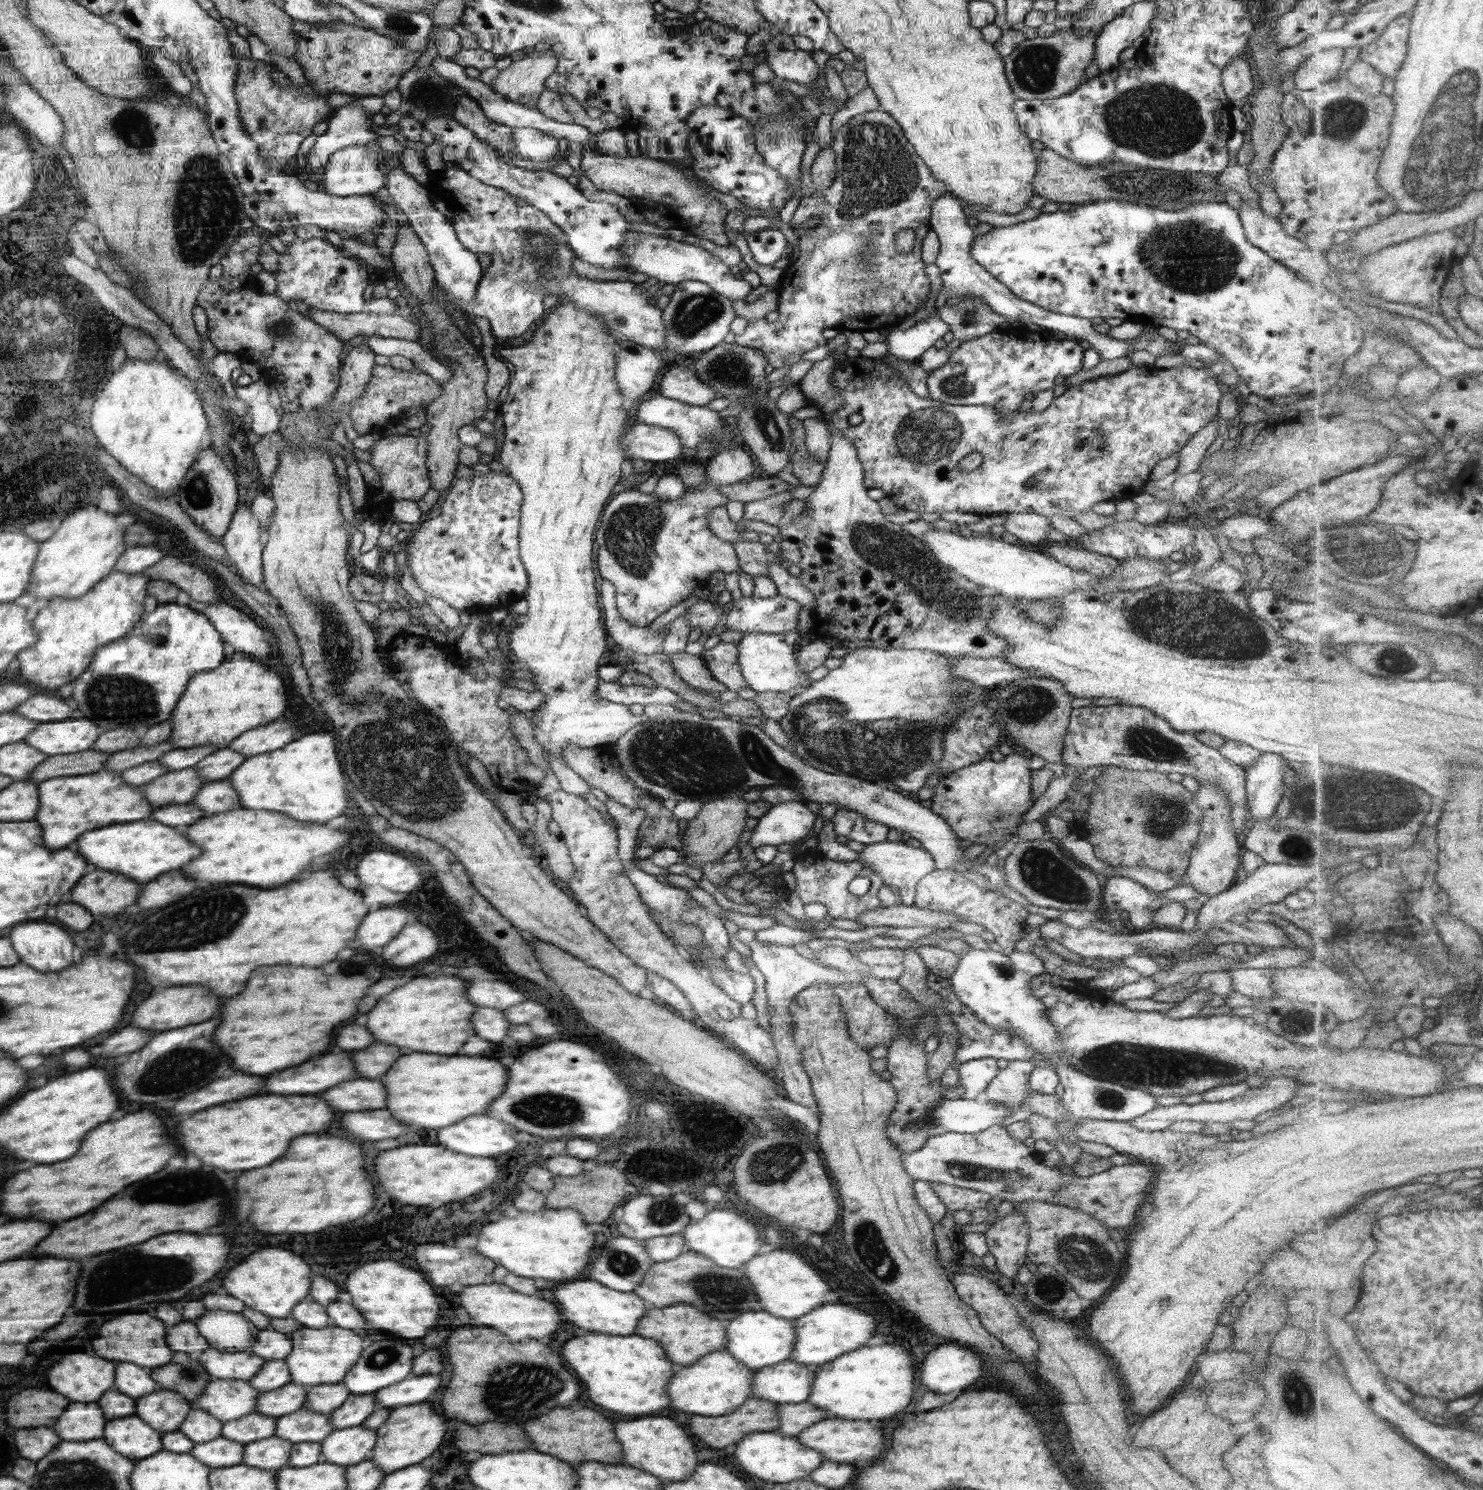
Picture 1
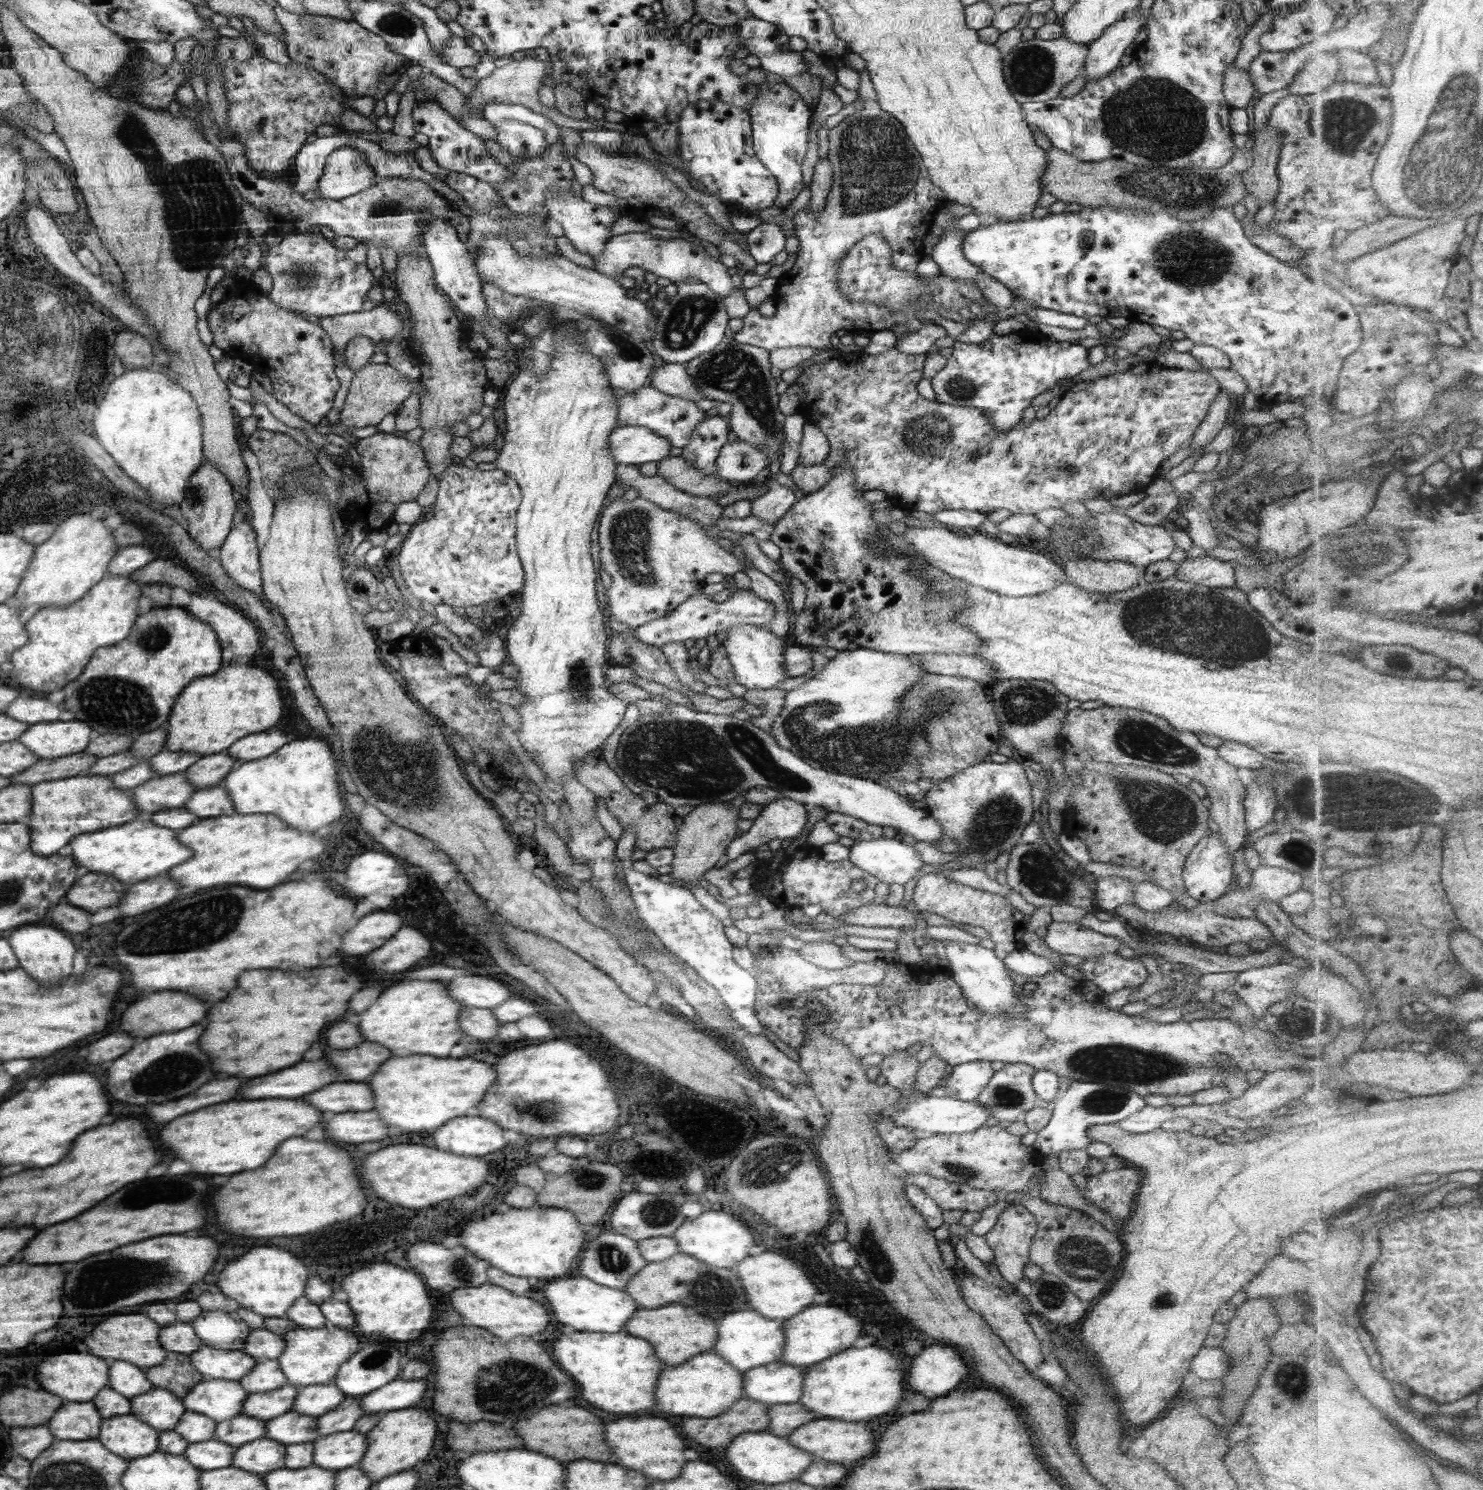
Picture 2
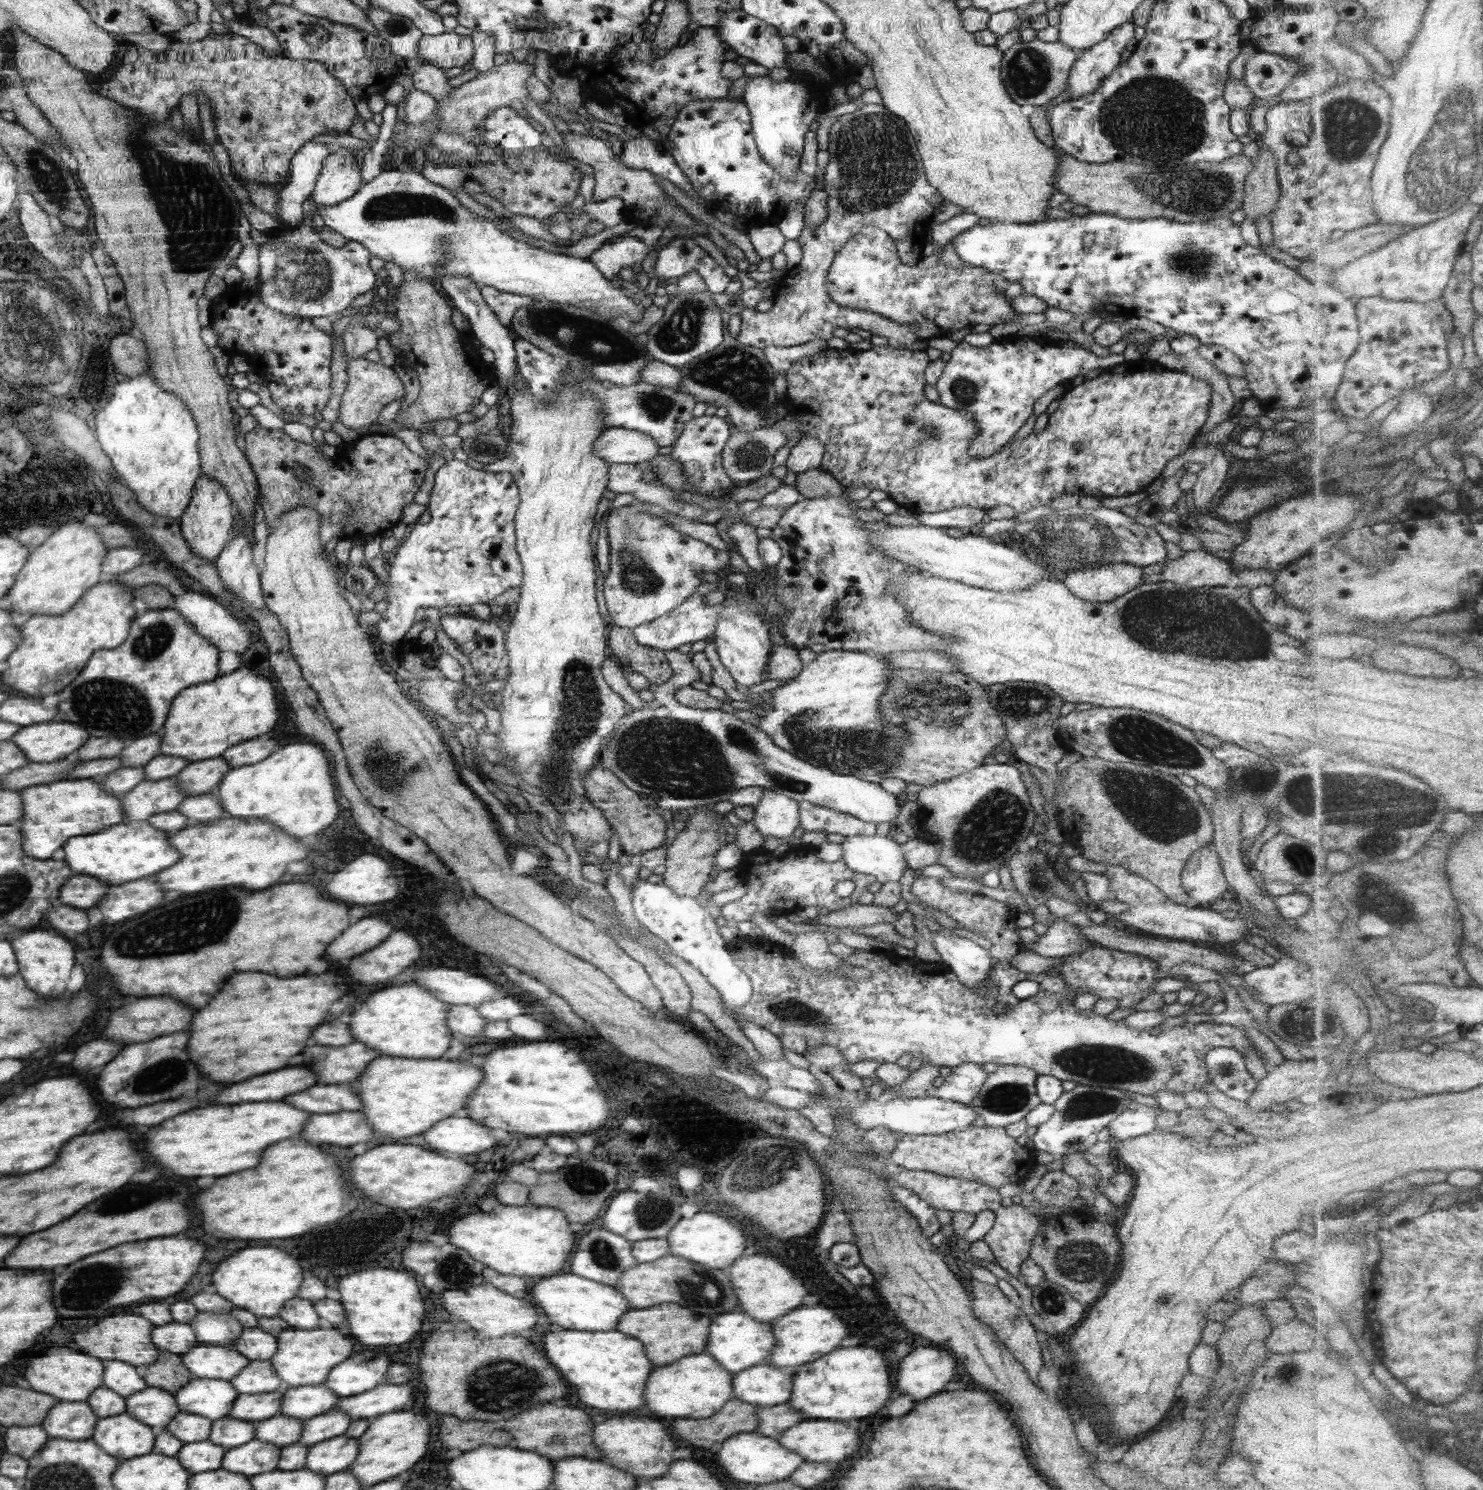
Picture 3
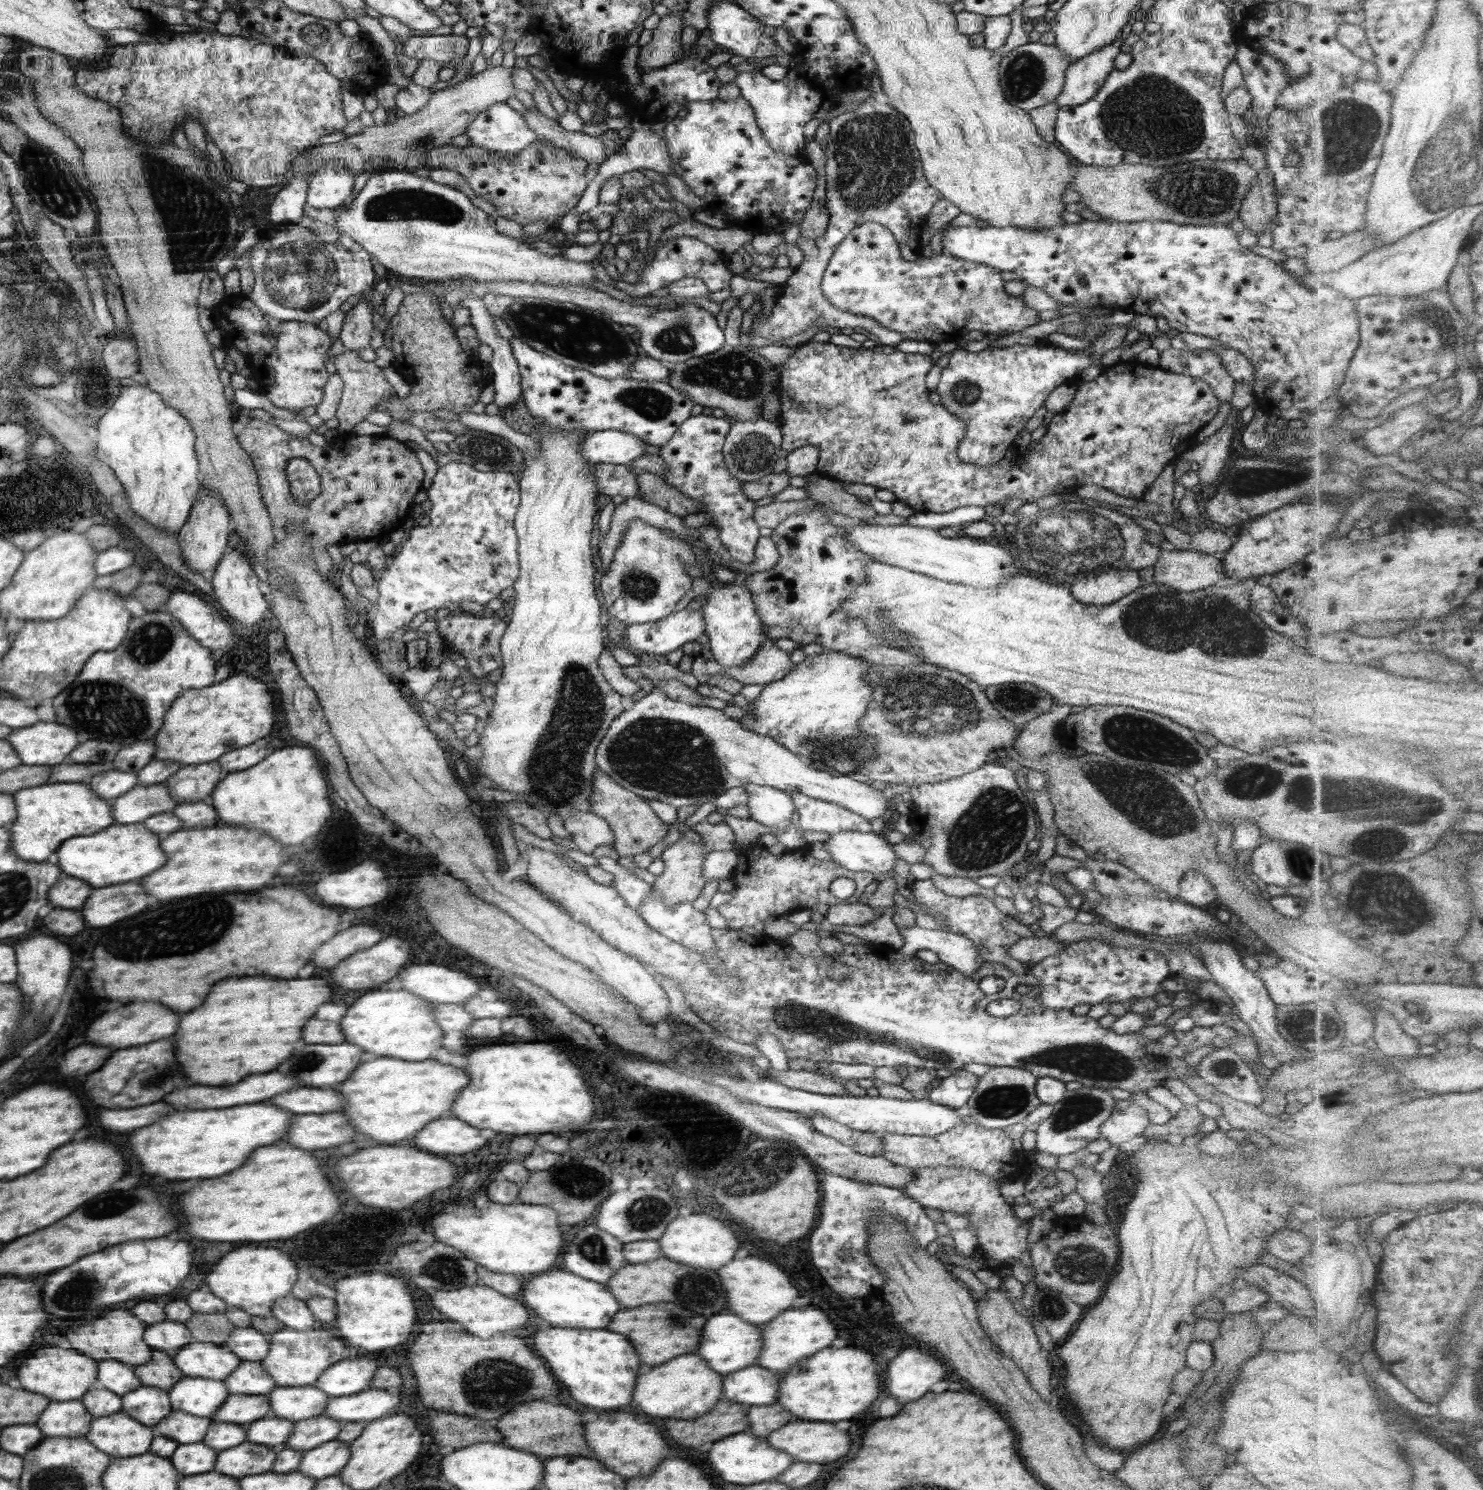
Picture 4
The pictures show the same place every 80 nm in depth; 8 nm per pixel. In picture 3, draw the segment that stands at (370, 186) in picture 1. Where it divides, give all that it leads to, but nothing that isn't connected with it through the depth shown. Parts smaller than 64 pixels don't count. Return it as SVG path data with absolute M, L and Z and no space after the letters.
M348 149L330 153L311 193L316 206L336 206L357 195L363 186L361 166Z

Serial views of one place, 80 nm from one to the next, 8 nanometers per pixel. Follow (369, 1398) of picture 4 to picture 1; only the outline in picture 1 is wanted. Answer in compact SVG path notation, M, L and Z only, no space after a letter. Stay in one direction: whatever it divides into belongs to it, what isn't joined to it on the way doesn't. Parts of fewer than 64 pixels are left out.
M429 1374L410 1375L402 1382L396 1382L392 1386L386 1386L375 1392L377 1406L395 1409L396 1407L415 1405L430 1400L440 1386L443 1386L444 1376Z

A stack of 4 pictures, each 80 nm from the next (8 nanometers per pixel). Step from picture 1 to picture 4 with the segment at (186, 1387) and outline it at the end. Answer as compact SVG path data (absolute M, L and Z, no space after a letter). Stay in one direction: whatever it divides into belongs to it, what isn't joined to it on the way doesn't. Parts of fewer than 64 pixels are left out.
M153 1351L148 1364L134 1367L136 1376L146 1386L161 1388L170 1391L185 1374L177 1367L173 1355L164 1351Z

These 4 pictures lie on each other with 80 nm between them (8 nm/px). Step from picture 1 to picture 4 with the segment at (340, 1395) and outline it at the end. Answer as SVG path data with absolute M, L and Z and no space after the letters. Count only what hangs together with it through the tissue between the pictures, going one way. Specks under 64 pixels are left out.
M314 1385L275 1386L266 1396L272 1402L271 1415L293 1423L324 1415L330 1397Z

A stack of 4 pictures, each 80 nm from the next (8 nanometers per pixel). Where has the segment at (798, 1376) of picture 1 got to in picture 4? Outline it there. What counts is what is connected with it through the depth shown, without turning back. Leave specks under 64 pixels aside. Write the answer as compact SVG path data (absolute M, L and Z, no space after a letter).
M758 1364L723 1375L723 1398L751 1406L768 1406L779 1399L782 1372Z

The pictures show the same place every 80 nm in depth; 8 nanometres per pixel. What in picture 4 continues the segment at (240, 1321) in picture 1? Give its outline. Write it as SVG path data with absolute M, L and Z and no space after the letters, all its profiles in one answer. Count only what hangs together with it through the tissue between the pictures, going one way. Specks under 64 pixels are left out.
M194 1313L186 1321L186 1326L193 1333L193 1340L223 1345L229 1337L234 1324L224 1313Z

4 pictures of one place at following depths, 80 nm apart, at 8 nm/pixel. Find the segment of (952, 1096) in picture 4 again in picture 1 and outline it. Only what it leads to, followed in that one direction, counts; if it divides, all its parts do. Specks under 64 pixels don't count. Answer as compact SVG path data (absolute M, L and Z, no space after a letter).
M997 1058L963 1062L958 1068L960 1082L957 1087L964 1089L964 1099L974 1100L993 1080L997 1080L1000 1071Z

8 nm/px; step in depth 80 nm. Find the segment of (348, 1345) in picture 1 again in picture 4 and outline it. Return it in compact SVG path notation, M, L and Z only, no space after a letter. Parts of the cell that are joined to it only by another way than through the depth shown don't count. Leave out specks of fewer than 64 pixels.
M284 1327L270 1334L269 1354L261 1360L262 1366L272 1375L277 1386L310 1386L316 1384L320 1375L333 1364L346 1357L347 1344L334 1330L308 1329L294 1330Z

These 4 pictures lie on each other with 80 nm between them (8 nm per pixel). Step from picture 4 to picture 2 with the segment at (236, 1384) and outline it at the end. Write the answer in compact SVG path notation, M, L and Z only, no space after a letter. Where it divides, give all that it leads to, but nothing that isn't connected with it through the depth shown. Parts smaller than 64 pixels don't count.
M277 1360L257 1362L257 1365L253 1368L253 1372L247 1374L244 1378L238 1380L238 1382L249 1393L270 1392L284 1388L289 1384Z

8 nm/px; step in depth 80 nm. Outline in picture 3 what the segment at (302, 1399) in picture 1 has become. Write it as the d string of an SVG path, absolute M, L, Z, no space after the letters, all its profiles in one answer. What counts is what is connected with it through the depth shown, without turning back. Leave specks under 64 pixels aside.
M281 1391L262 1394L239 1394L228 1417L260 1421L282 1414Z

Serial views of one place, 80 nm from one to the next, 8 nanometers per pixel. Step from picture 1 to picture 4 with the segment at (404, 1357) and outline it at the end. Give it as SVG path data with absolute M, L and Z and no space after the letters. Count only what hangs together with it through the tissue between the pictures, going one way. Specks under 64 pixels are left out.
M346 1357L329 1366L320 1375L314 1386L330 1397L350 1396L370 1388L378 1360L374 1358L347 1359Z

